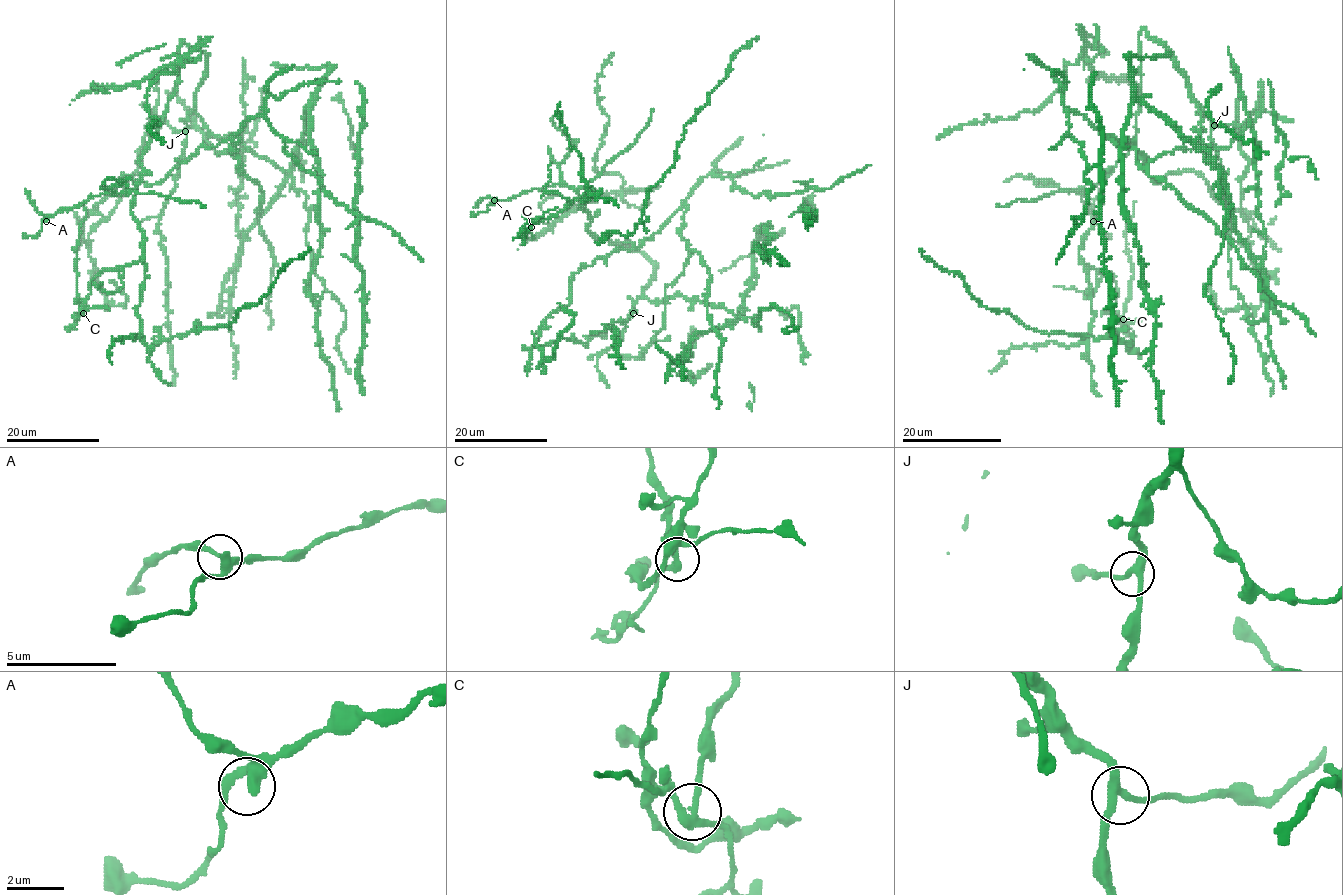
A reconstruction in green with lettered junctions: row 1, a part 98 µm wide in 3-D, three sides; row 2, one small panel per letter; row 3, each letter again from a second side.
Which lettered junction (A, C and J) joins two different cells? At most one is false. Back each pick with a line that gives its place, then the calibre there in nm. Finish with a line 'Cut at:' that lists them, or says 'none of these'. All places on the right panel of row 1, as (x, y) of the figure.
C: Place: (1123, 319). Thickness 240 nm
Cut at: C

